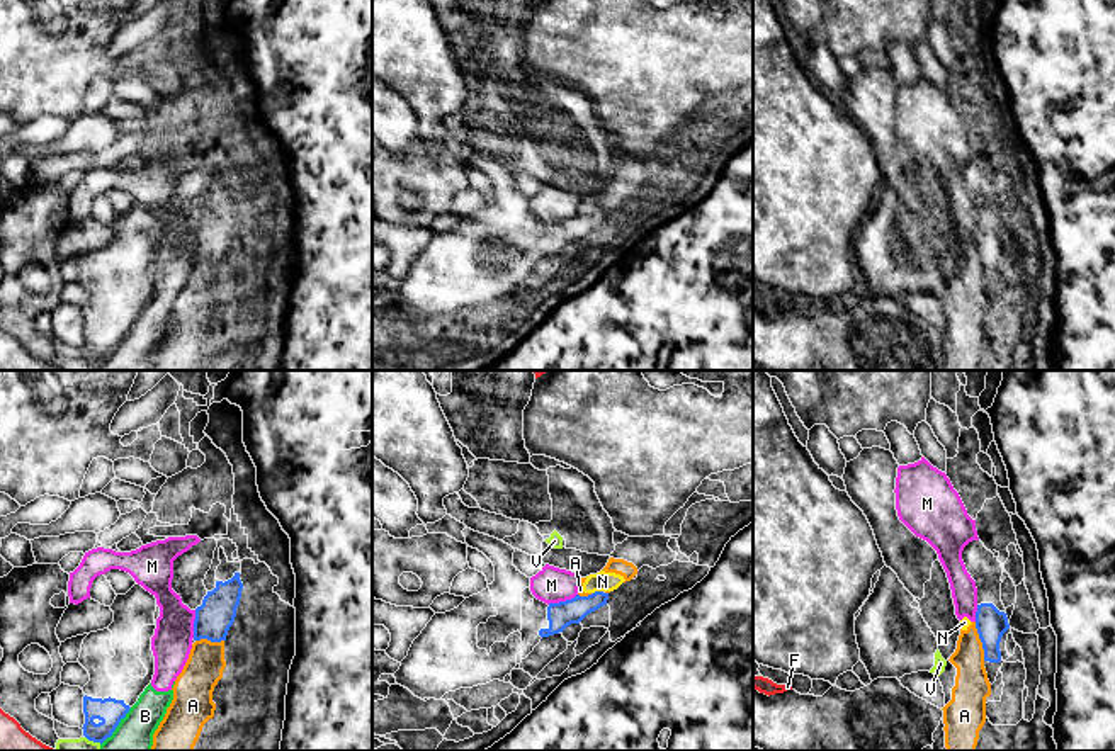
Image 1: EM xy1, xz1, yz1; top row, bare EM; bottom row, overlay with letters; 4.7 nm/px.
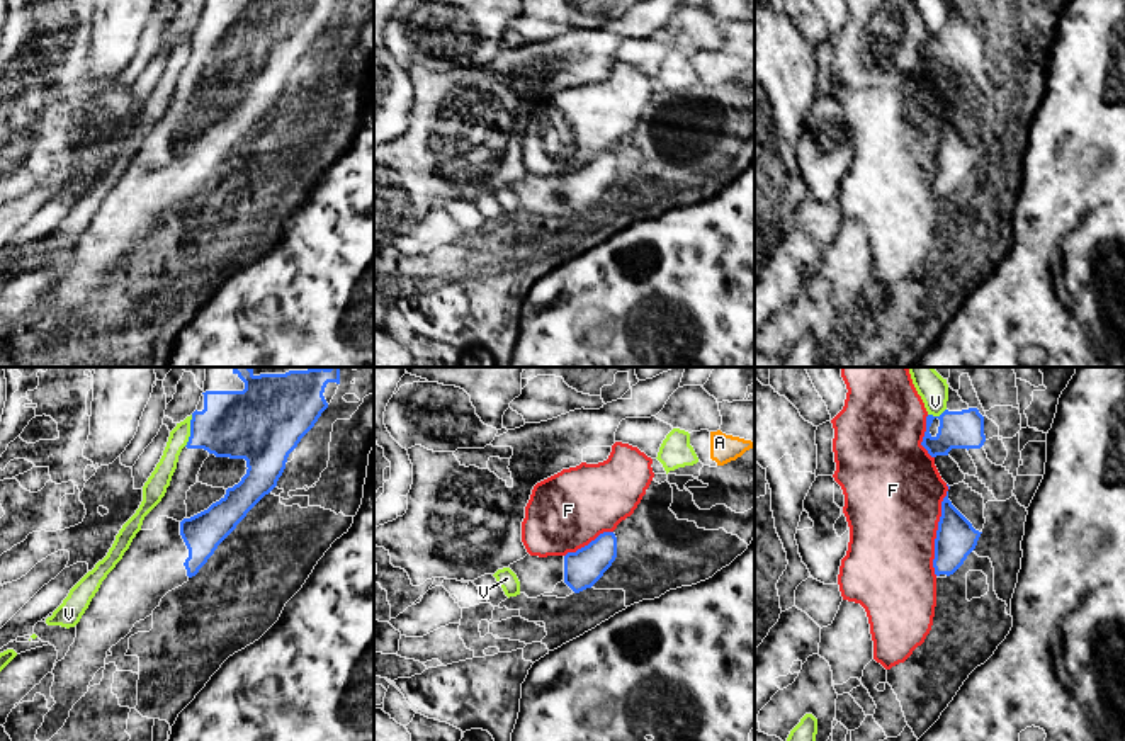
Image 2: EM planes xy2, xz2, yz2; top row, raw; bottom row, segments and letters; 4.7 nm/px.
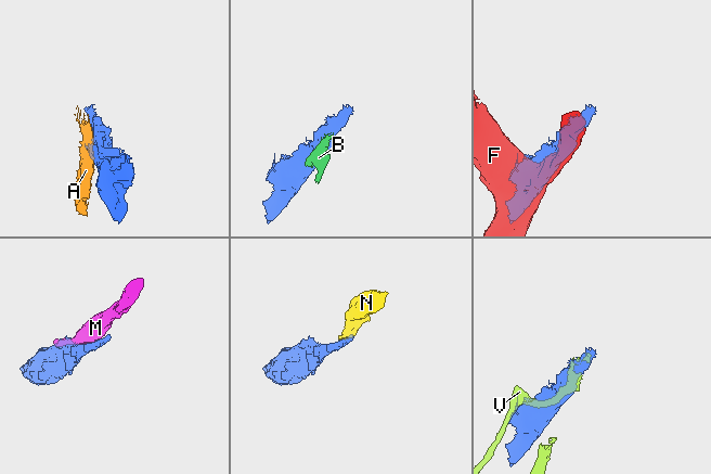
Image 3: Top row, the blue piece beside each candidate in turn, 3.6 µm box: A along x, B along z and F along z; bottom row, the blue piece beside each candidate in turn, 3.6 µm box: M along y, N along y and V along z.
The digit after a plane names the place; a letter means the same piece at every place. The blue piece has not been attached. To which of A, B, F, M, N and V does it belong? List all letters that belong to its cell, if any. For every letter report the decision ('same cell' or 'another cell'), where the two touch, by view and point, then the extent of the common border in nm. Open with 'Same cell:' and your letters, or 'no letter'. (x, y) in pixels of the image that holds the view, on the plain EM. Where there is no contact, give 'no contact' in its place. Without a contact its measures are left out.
Same cell: no letter
A: another cell; contact yz1 (981, 260); length 190 nm
B: another cell; contact xy1 (118, 344); length 240 nm
F: another cell; contact yz2 (937, 150); length 440 nm
M: another cell; contact xz1 (561, 221); length 150 nm
N: another cell; contact xz1 (597, 211); length 60 nm
V: another cell; contact xy2 (191, 50); length 160 nm

